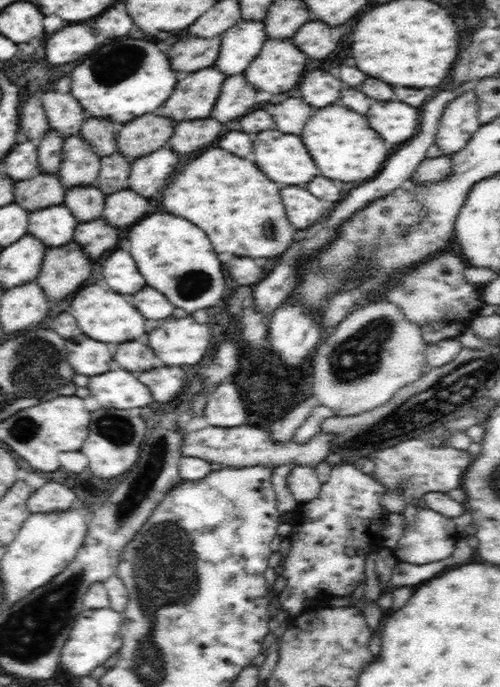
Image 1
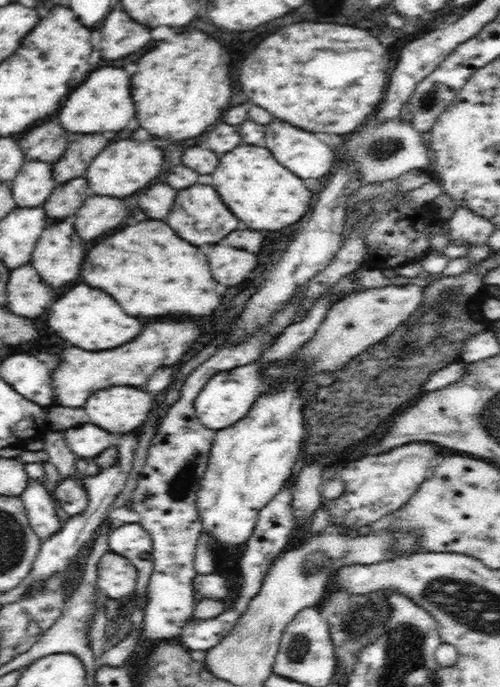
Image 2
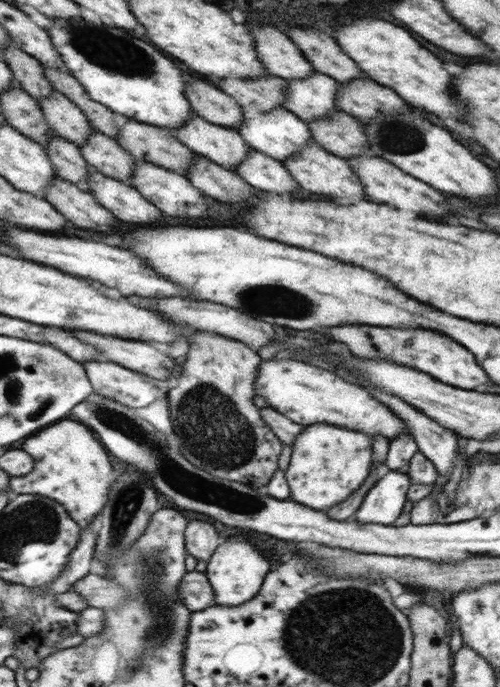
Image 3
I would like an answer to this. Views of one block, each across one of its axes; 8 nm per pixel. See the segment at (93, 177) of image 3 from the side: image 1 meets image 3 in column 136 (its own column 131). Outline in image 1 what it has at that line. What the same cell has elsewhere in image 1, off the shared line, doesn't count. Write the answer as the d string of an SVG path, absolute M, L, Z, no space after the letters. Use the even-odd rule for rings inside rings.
M122 189L107 195L105 198L102 218L113 224L114 228L124 228L128 224L134 224L136 220L144 218L150 208L150 200L133 190Z

